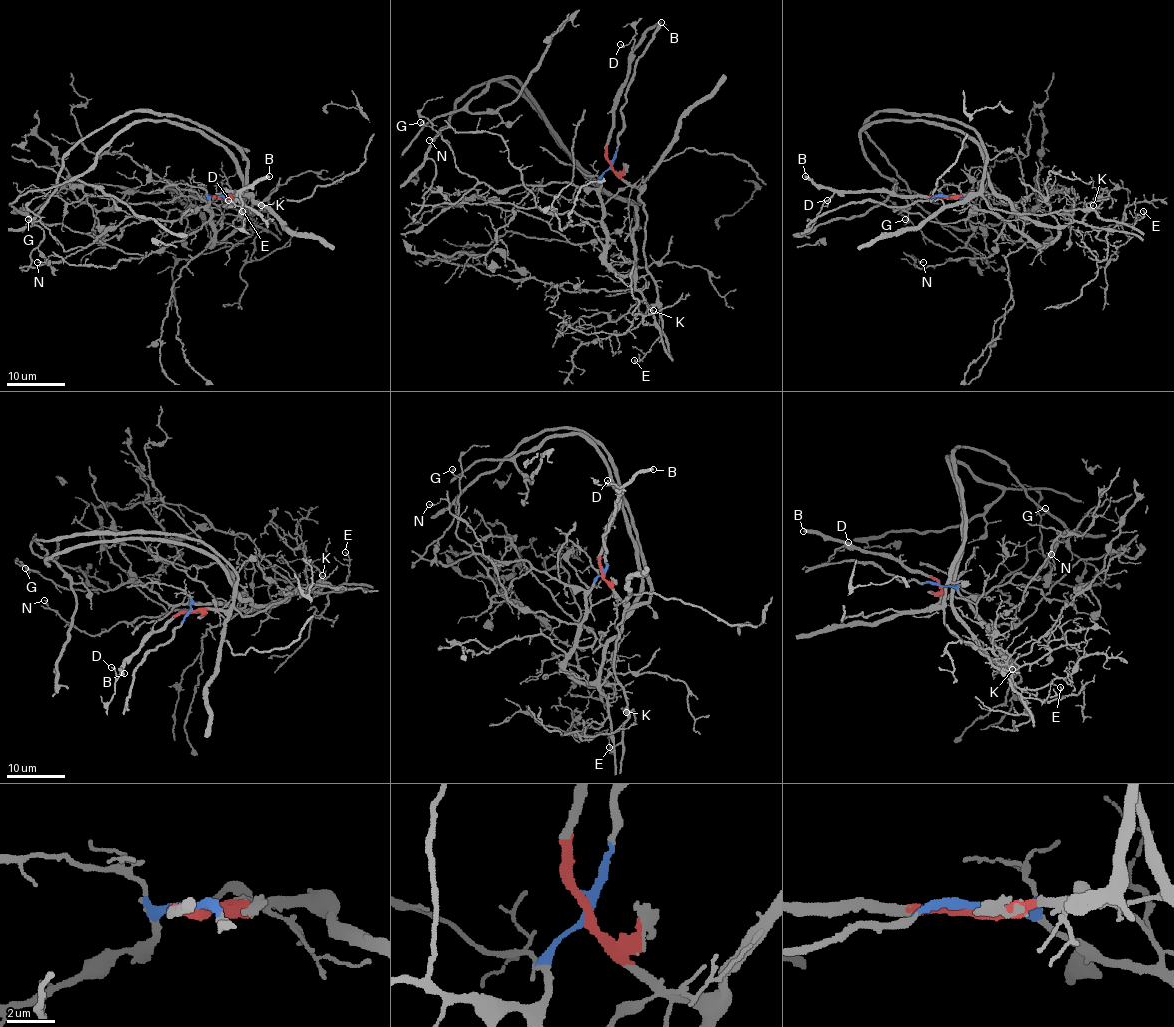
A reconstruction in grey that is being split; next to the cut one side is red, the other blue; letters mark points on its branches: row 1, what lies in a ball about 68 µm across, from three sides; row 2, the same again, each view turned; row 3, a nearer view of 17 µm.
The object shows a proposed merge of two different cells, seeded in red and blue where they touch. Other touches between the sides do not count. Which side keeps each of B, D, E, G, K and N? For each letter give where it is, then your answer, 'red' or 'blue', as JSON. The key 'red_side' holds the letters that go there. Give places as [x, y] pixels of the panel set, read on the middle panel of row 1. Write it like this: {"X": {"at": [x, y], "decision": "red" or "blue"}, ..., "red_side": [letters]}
{"B": {"at": [661, 22], "decision": "red"}, "D": {"at": [620, 44], "decision": "red"}, "E": {"at": [634, 360], "decision": "red"}, "G": {"at": [420, 122], "decision": "blue"}, "K": {"at": [653, 310], "decision": "red"}, "N": {"at": [429, 140], "decision": "blue"}, "red_side": ["B", "D", "E", "K"]}

